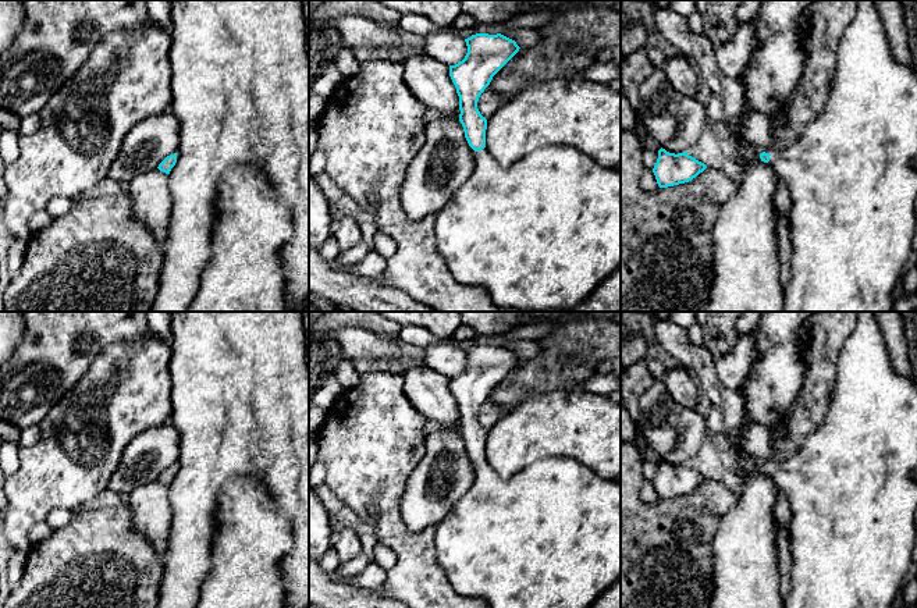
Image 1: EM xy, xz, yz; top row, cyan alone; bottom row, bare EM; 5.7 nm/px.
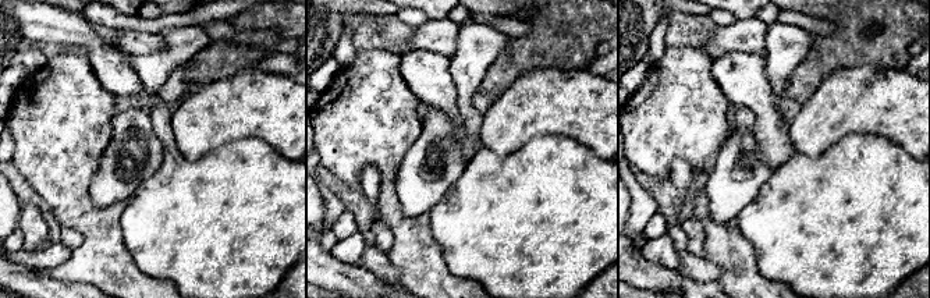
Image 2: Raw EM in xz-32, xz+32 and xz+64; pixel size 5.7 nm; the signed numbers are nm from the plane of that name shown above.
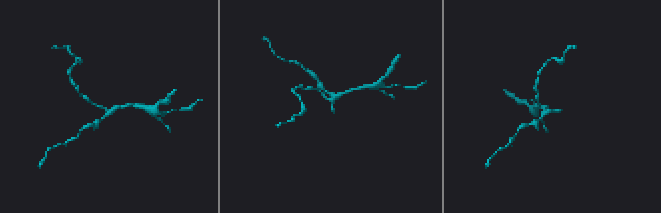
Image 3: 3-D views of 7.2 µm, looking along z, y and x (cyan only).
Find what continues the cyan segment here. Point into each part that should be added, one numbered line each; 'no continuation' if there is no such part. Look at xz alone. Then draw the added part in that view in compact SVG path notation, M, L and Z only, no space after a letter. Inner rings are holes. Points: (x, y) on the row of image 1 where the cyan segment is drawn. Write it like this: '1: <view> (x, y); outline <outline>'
1: xz (541, 234); outline M564 145L536 149L508 168L501 167L486 147L475 152L475 157L476 167L472 175L436 214L434 223L437 249L456 282L483 288L498 307L566 312L582 303L604 278L621 266L621 171L618 168L605 168L582 150Z

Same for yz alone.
1: yz (850, 177); outline M860 0L857 13L840 39L836 58L838 58L838 65L836 65L835 77L832 79L829 99L825 104L824 113L817 120L808 122L803 129L800 129L799 139L793 145L790 145L786 150L770 156L771 167L786 184L792 199L790 214L789 214L789 230L790 230L790 241L792 241L792 273L790 273L790 280L785 291L782 292L782 312L895 312L893 310L895 301L892 298L892 292L898 278L903 274L904 266L911 255L913 250L911 245L914 241L914 232L917 225L917 217L914 214L914 203L917 199L917 170L913 167L913 161L917 157L917 72L909 67L902 65L892 56L891 46L885 35L884 22L874 0Z

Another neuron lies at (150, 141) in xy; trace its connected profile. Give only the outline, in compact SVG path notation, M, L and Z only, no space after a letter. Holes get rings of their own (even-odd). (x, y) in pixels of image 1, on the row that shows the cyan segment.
M173 110L139 121L127 134L107 178L129 182L156 170L167 156L178 152L180 132L181 124Z

